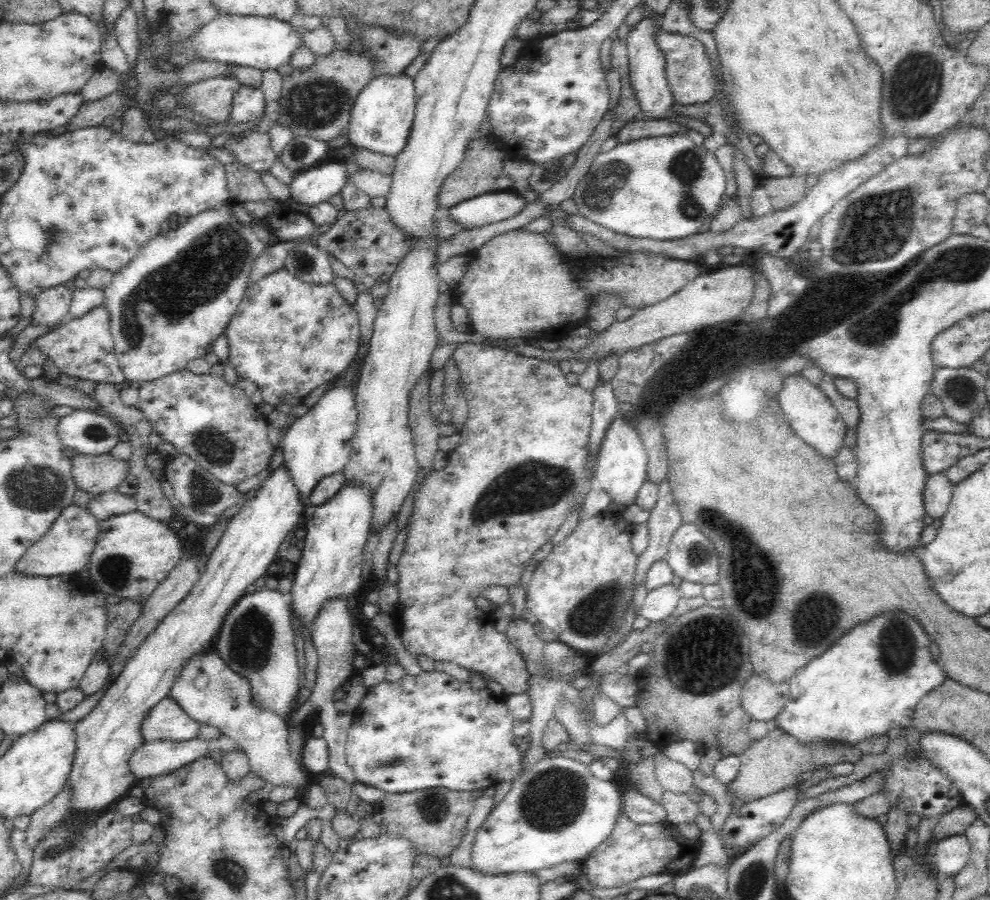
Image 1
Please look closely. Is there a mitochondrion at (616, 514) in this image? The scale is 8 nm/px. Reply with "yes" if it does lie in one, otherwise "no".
no

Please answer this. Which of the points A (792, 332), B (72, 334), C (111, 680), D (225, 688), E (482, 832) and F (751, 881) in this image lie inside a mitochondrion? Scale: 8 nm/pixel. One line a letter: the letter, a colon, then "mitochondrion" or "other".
A: mitochondrion
B: other
C: other
D: mitochondrion
E: other
F: mitochondrion

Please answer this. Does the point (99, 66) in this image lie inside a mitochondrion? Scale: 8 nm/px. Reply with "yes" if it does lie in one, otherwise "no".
no

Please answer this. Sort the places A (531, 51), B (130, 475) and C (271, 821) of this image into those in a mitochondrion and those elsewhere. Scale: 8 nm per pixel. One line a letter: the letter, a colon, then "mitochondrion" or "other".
A: other
B: other
C: other

